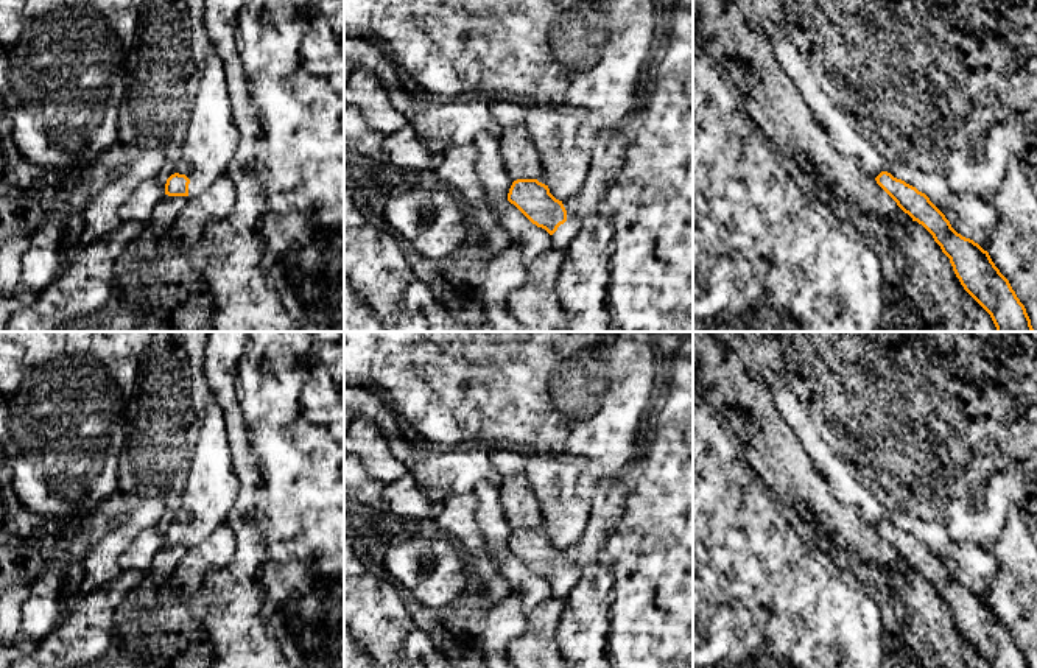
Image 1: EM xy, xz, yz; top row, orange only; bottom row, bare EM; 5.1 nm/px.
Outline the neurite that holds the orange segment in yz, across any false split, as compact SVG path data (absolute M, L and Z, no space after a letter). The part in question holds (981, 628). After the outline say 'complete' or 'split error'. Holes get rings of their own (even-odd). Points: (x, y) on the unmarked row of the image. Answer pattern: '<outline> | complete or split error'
M881 520L877 533L922 573L950 607L964 638L990 663L992 668L1029 668L1009 629L1000 621L987 599L958 582L945 564L916 536Z | complete

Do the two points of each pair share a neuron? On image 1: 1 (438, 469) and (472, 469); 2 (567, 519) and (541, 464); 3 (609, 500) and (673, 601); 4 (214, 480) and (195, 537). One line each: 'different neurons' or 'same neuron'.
1: same neuron
2: same neuron
3: same neuron
4: same neuron

